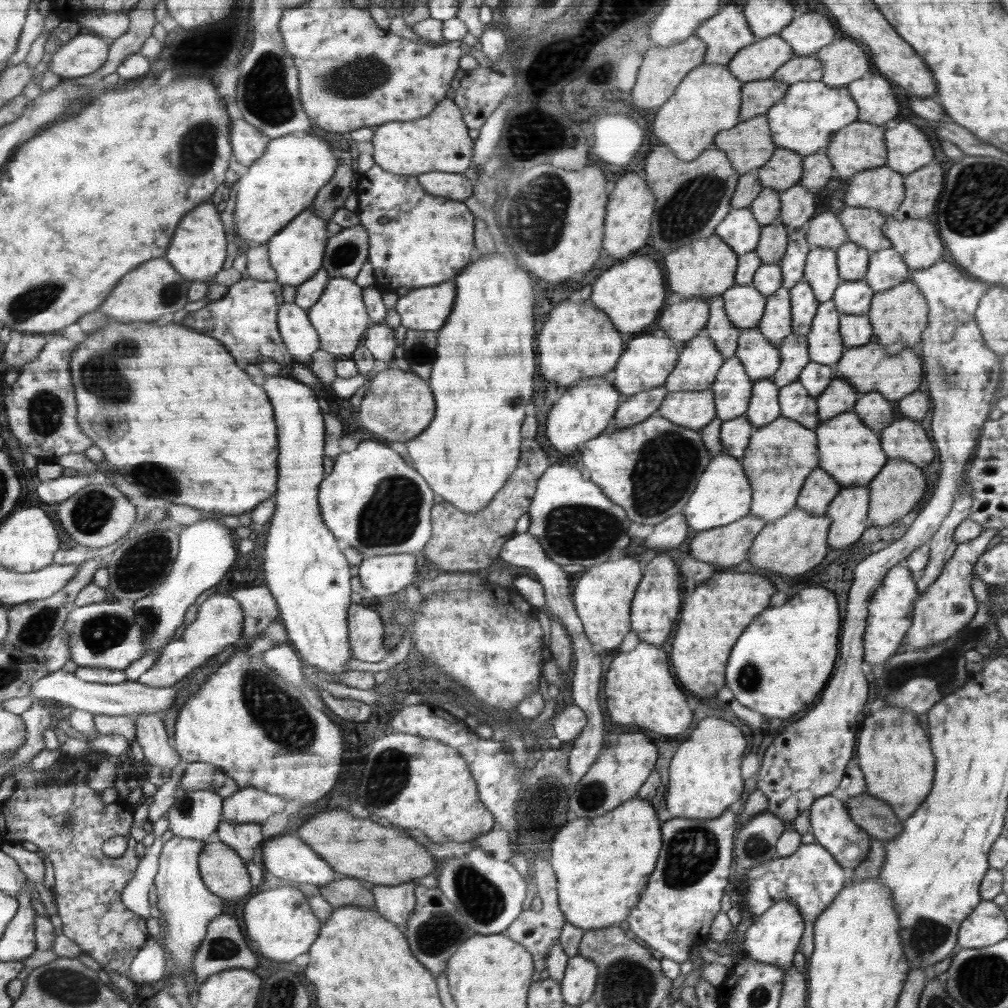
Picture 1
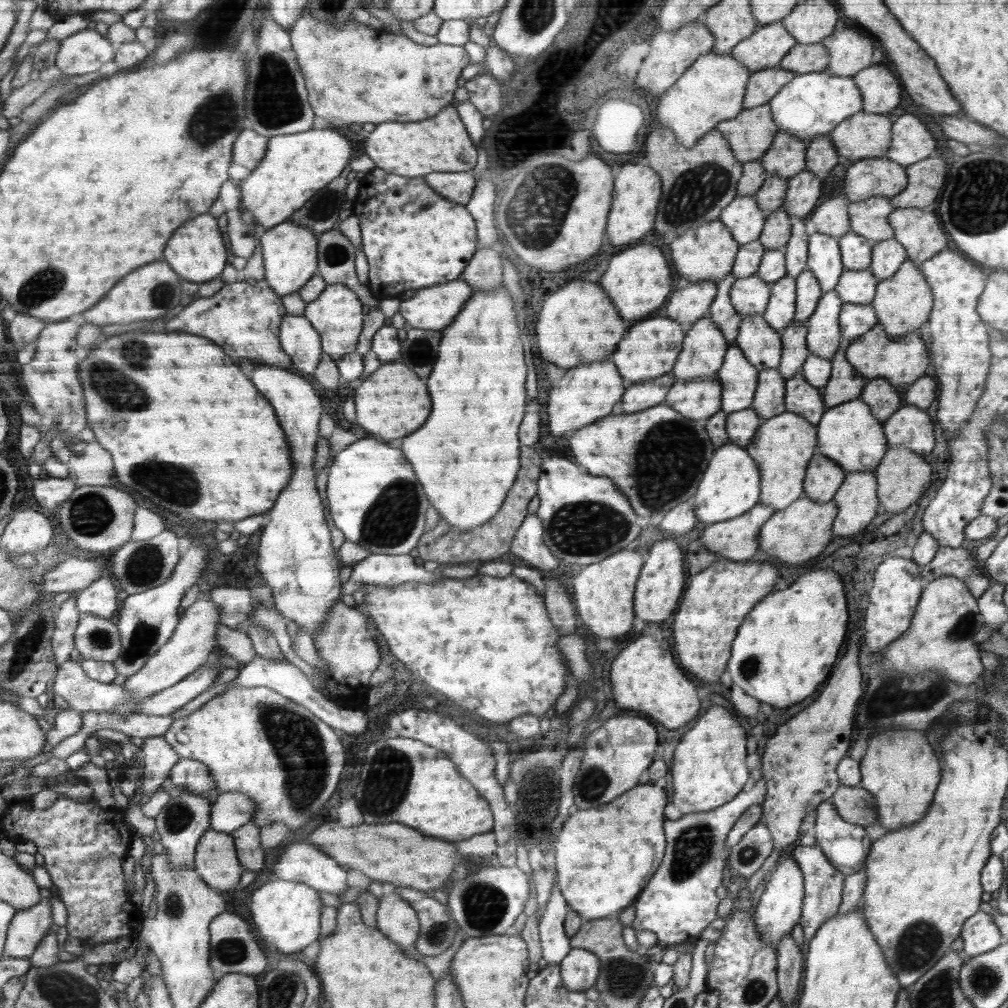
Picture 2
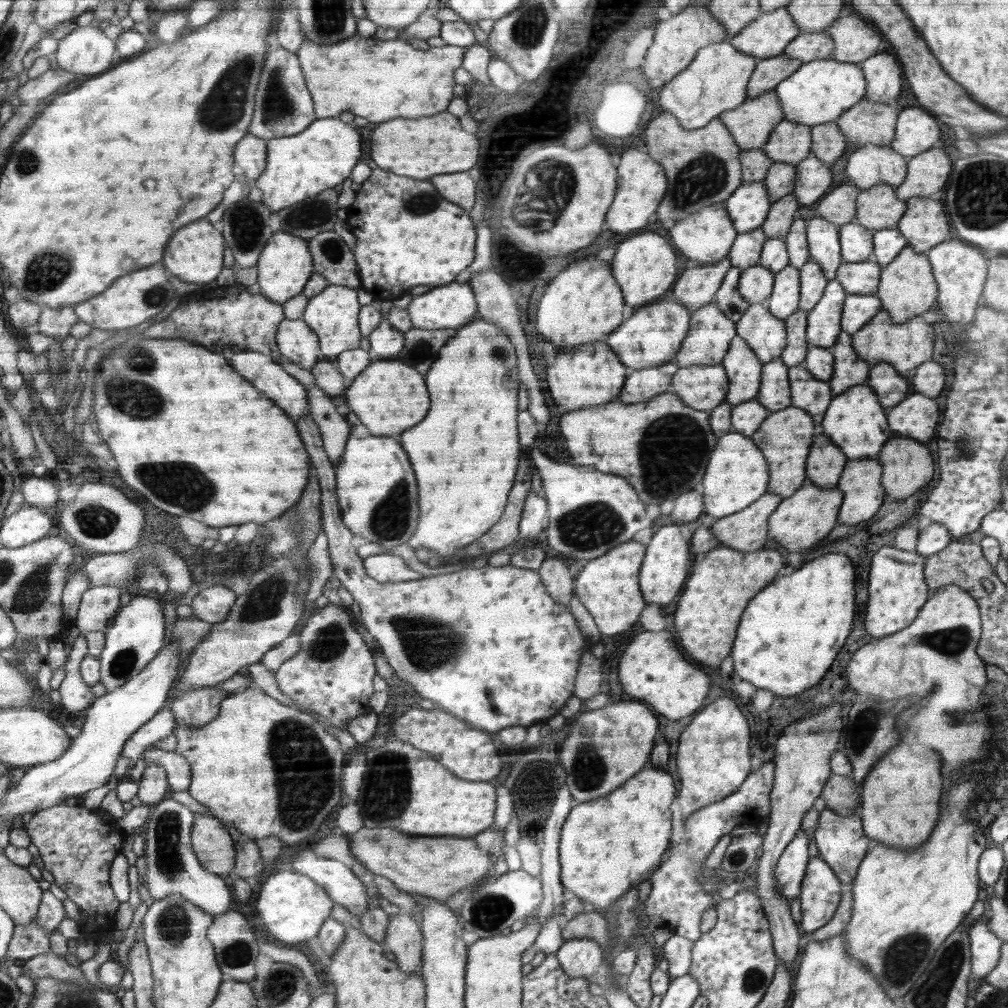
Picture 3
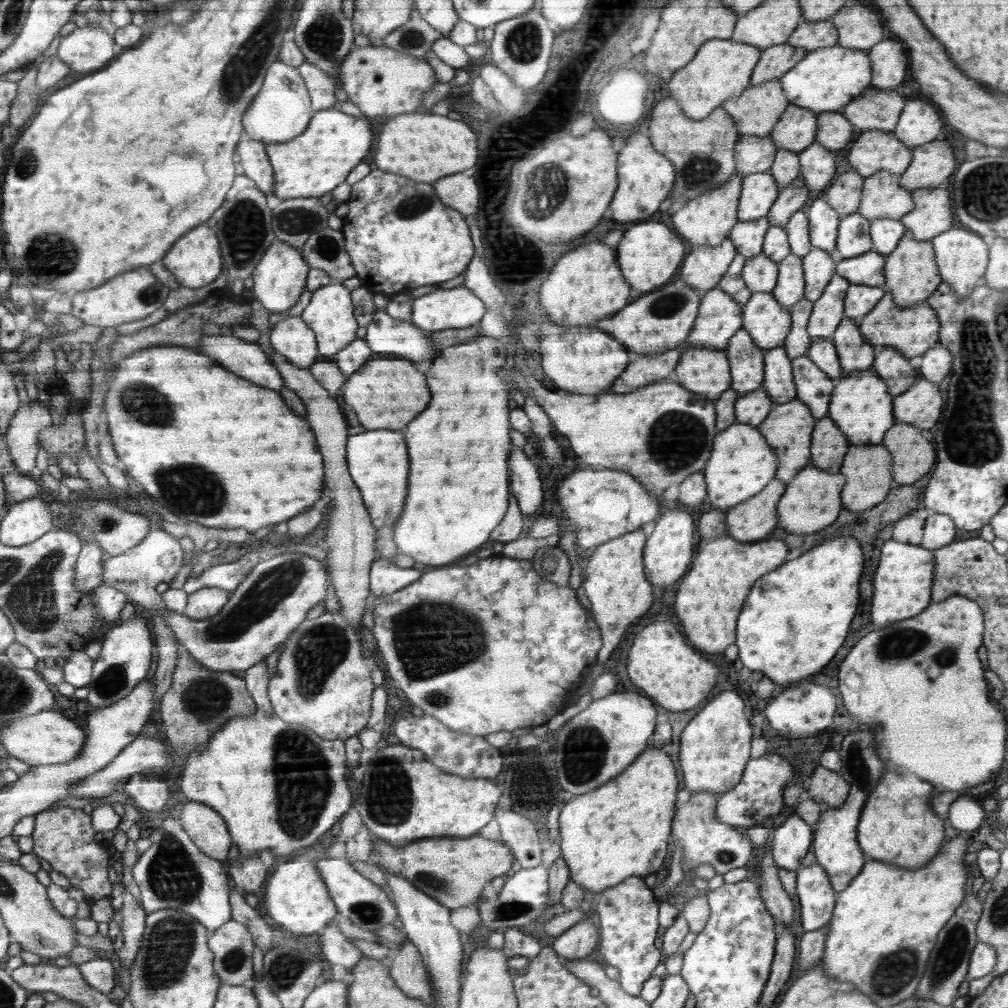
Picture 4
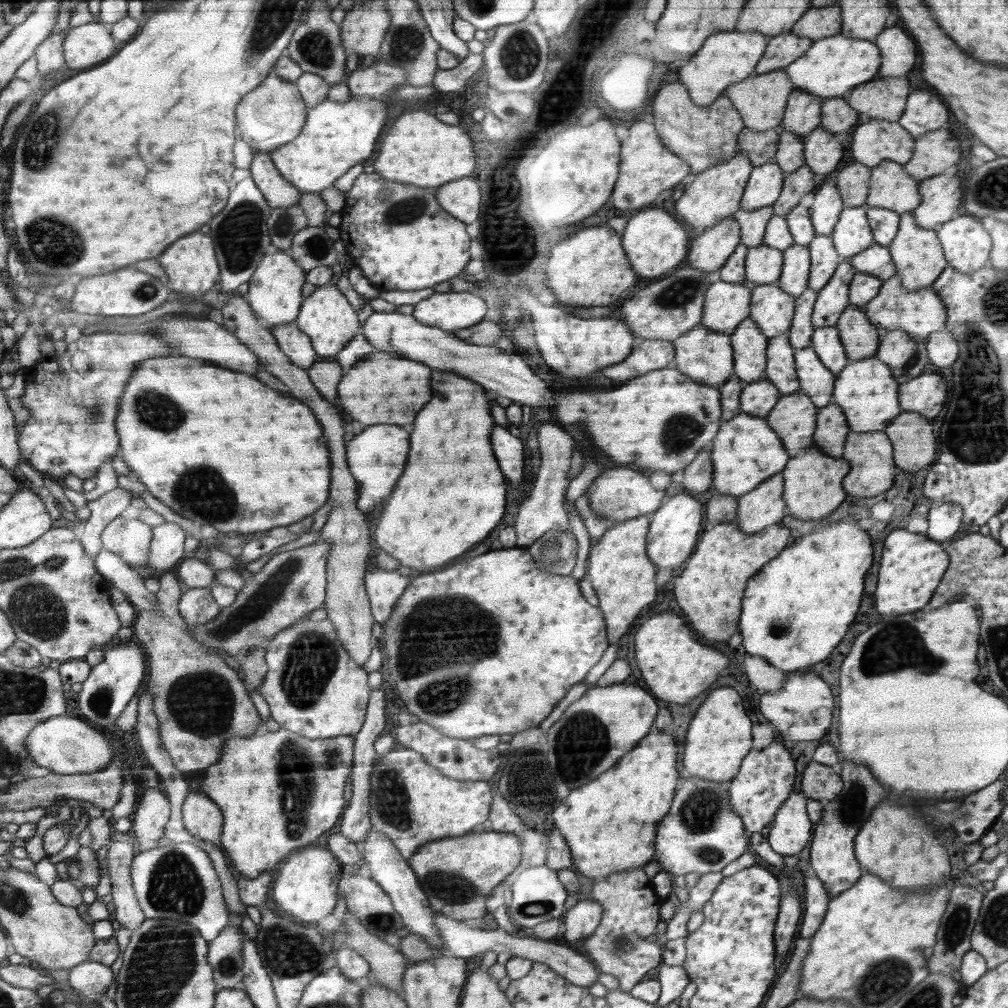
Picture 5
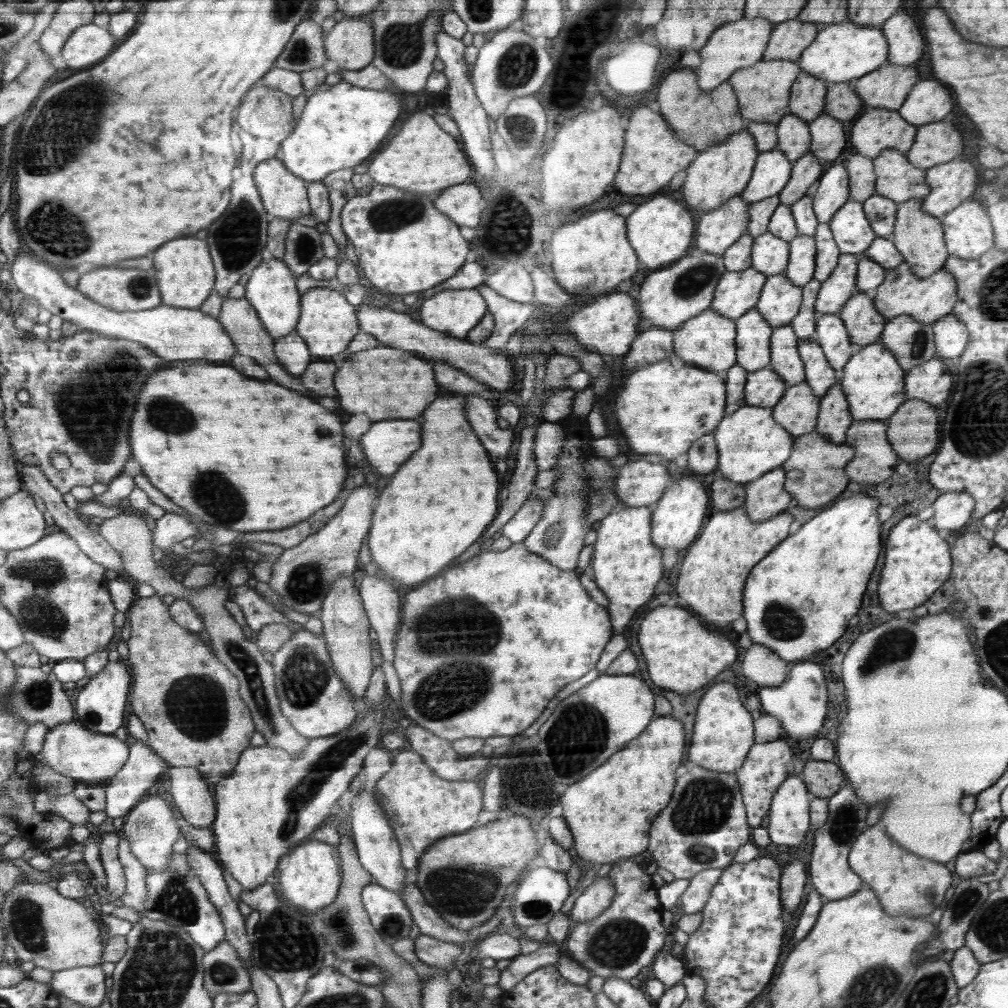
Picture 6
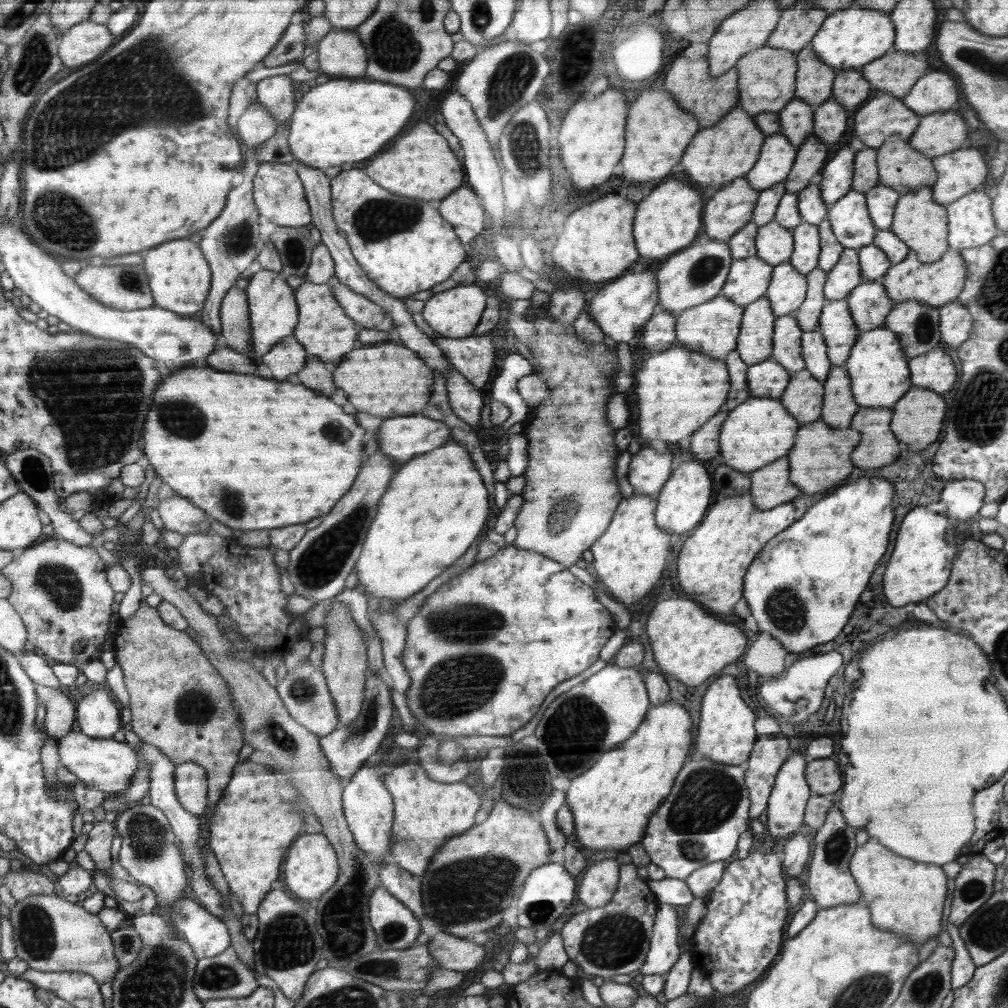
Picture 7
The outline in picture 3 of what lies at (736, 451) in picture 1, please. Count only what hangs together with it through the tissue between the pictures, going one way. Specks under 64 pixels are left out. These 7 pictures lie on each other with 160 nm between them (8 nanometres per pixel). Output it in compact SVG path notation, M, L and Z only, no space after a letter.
M756 398L732 407L731 430L744 436L754 435L765 419L770 415L769 409Z

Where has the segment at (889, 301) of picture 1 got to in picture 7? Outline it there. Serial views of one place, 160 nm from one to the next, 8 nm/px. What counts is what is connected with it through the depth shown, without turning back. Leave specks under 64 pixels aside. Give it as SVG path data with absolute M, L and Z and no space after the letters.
M922 188L918 192L901 195L897 200L890 230L911 251L917 254L917 259L922 264L932 264L940 260L949 247L947 244L947 225L946 206L933 200L932 188Z

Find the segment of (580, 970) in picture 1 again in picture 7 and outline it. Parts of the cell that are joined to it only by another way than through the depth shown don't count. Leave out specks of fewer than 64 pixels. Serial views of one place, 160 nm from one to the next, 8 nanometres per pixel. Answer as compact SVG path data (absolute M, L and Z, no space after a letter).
M616 859L589 863L578 888L578 900L586 909L600 909L610 902L619 883L620 867Z

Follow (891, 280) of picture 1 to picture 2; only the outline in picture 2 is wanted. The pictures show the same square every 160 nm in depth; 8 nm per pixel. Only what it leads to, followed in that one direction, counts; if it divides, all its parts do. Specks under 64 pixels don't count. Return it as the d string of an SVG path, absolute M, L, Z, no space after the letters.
M894 238L873 244L871 263L868 269L877 281L886 280L907 259L906 249Z

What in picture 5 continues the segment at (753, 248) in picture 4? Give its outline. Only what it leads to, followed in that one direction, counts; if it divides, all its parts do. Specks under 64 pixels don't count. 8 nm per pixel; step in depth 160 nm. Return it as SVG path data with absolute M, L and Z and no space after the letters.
M766 206L757 210L741 210L733 215L740 225L740 244L752 248L763 244L763 238L770 219L774 216L773 208Z

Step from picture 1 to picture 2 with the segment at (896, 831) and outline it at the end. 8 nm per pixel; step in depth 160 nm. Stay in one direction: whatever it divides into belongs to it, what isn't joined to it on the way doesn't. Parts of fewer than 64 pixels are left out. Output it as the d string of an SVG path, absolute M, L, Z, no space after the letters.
M840 786L830 801L846 821L862 826L879 824L877 800L861 786Z

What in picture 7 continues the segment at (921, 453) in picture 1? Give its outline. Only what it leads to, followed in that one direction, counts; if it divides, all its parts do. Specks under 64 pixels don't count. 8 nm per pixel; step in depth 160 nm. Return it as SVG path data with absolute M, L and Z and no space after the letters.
M942 345L908 361L913 386L921 386L944 394L954 386L958 378L952 358L944 352Z

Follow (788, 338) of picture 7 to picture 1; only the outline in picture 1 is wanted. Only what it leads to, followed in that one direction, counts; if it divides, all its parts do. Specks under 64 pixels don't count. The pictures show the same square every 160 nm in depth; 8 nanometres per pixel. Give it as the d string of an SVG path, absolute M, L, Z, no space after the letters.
M772 378L753 383L753 396L745 416L756 429L770 424L781 416L779 409L779 390Z

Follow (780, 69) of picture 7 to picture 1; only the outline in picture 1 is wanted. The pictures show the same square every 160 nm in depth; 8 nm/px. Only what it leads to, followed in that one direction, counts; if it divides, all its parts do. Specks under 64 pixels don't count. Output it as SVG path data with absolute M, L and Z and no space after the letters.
M766 114L721 131L712 147L726 153L740 176L766 165L776 152Z

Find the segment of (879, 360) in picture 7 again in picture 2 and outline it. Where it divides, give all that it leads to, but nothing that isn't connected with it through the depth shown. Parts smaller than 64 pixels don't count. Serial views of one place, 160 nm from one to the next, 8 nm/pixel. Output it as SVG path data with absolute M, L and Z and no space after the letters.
M859 397L825 411L818 423L818 452L849 472L875 472L888 448L884 424L871 415L870 407Z

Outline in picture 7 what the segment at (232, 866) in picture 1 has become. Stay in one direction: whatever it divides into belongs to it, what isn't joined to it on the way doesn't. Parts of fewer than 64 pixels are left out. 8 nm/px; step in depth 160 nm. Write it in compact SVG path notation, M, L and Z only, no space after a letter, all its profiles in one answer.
M189 761L177 766L176 791L182 808L200 818L206 810L207 790L207 771L202 765Z

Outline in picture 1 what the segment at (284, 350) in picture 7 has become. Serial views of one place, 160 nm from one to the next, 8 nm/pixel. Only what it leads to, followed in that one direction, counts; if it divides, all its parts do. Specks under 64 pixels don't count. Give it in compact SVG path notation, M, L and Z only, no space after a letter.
M295 302L282 303L277 312L277 327L294 361L310 364L312 354L319 349L319 336L307 311Z

